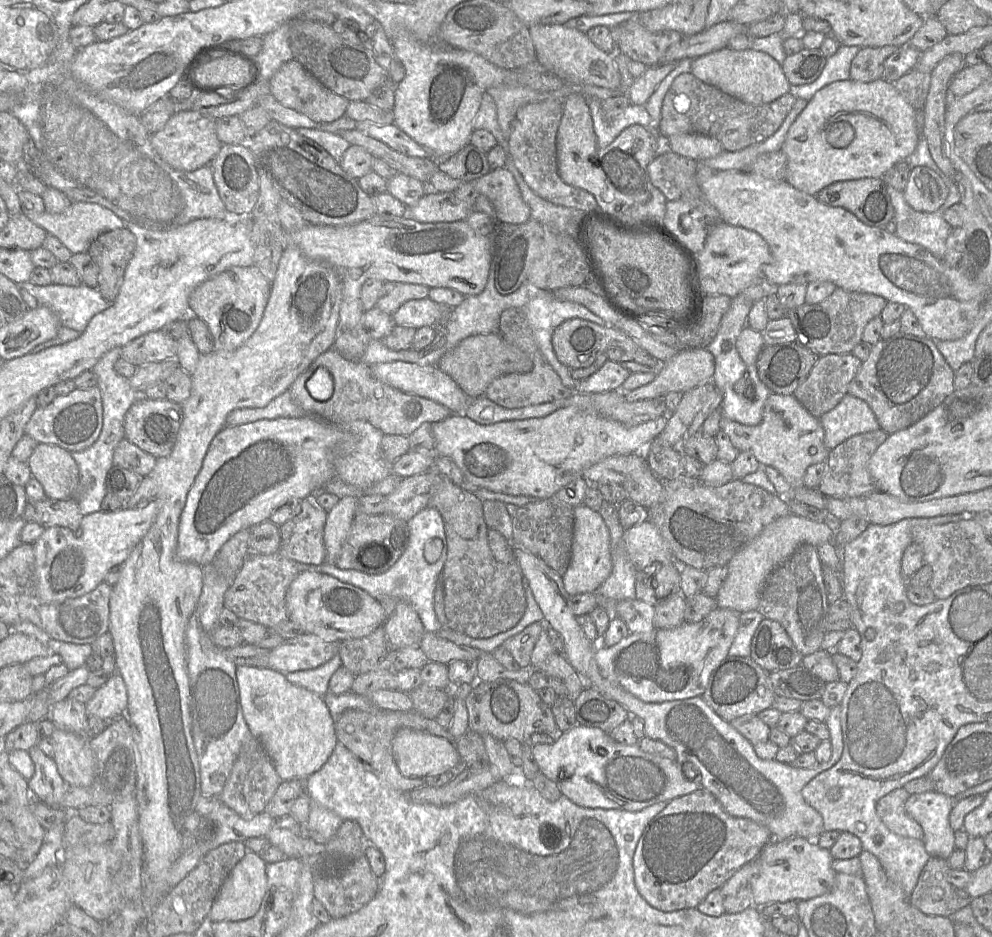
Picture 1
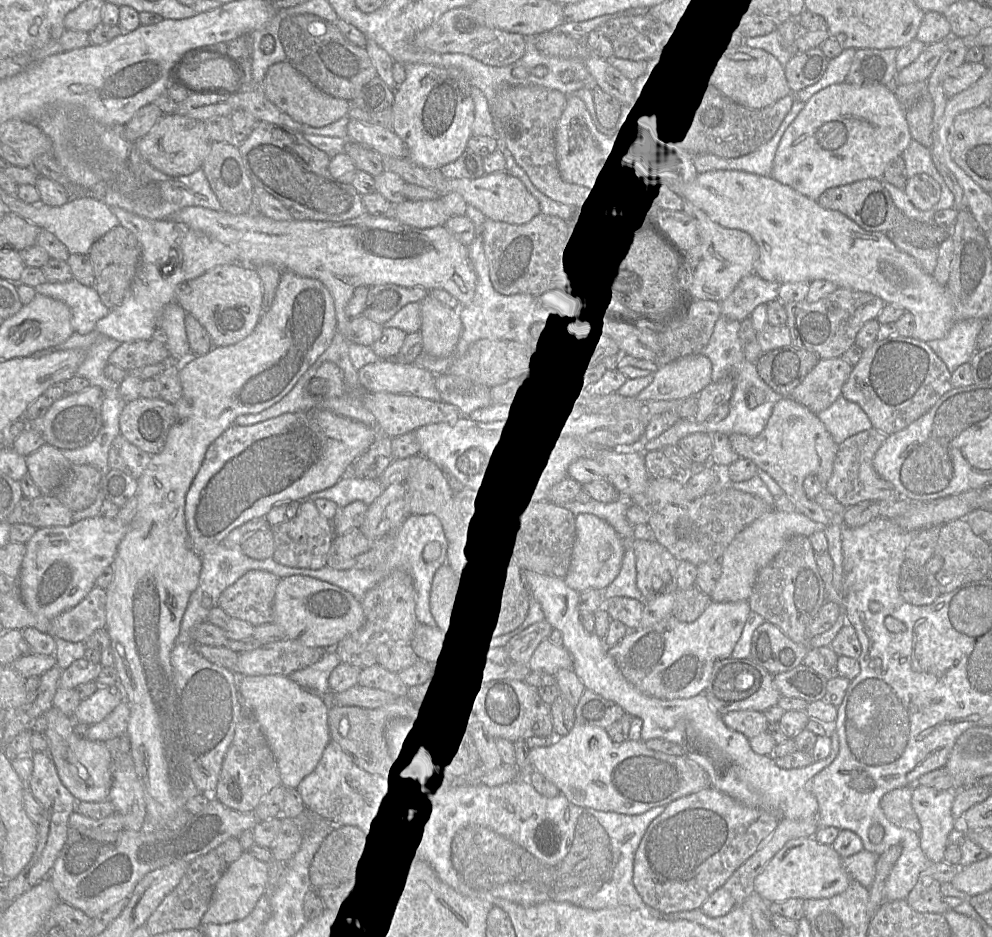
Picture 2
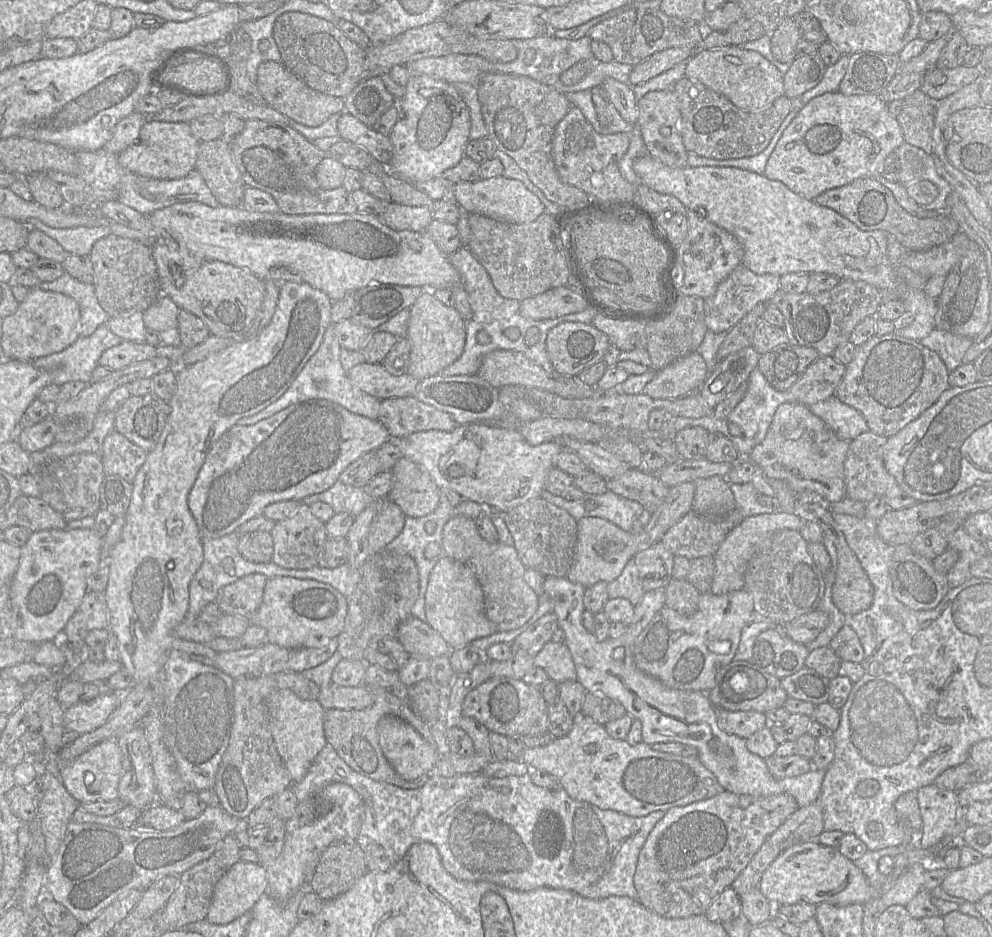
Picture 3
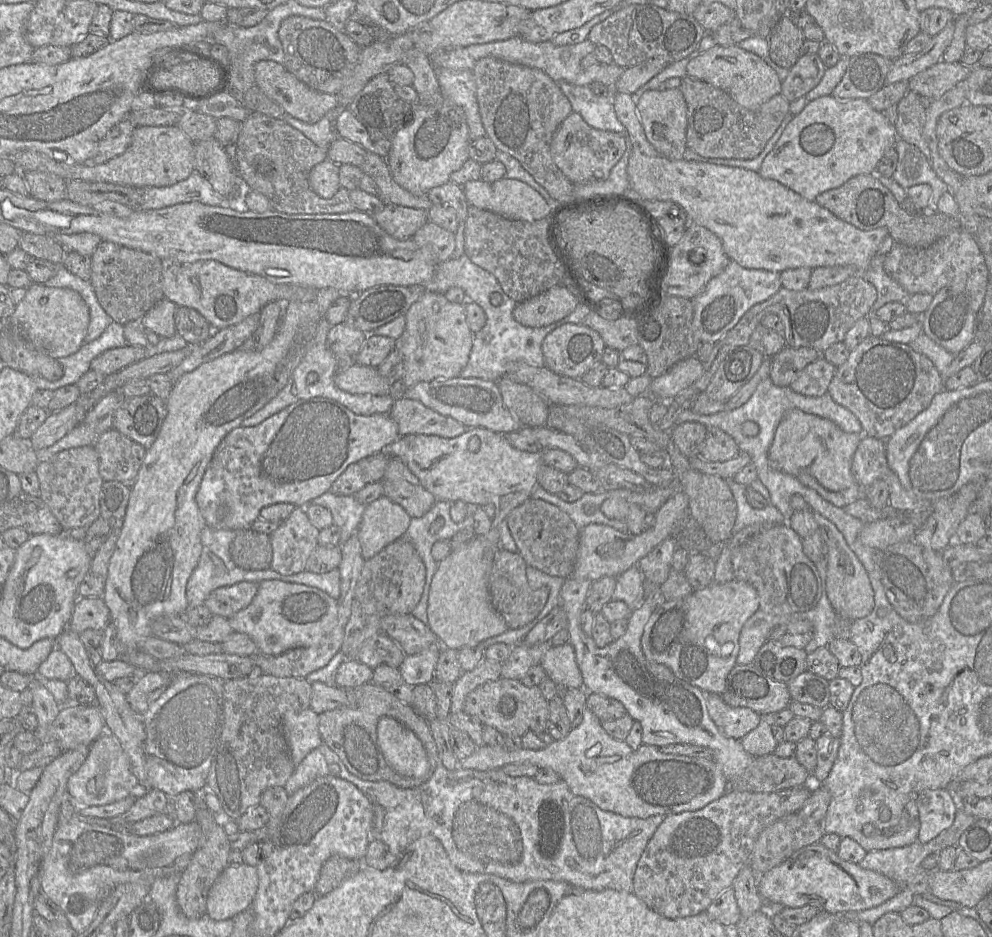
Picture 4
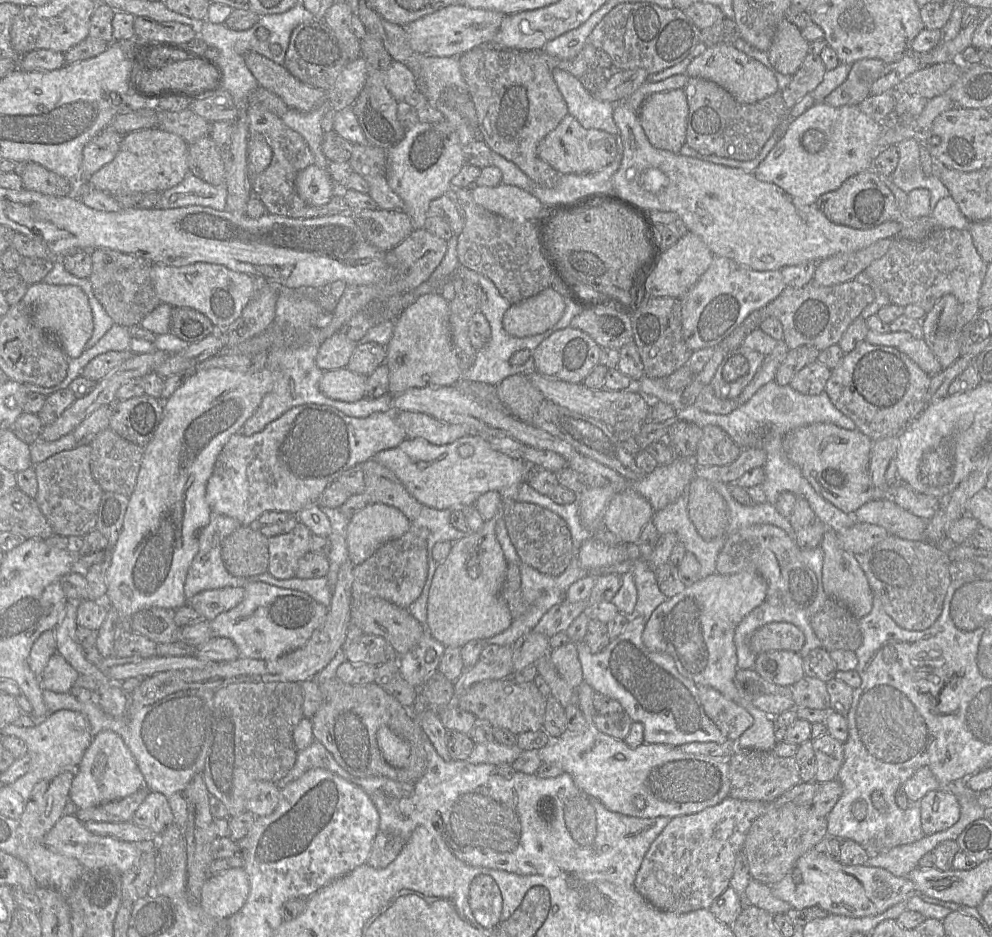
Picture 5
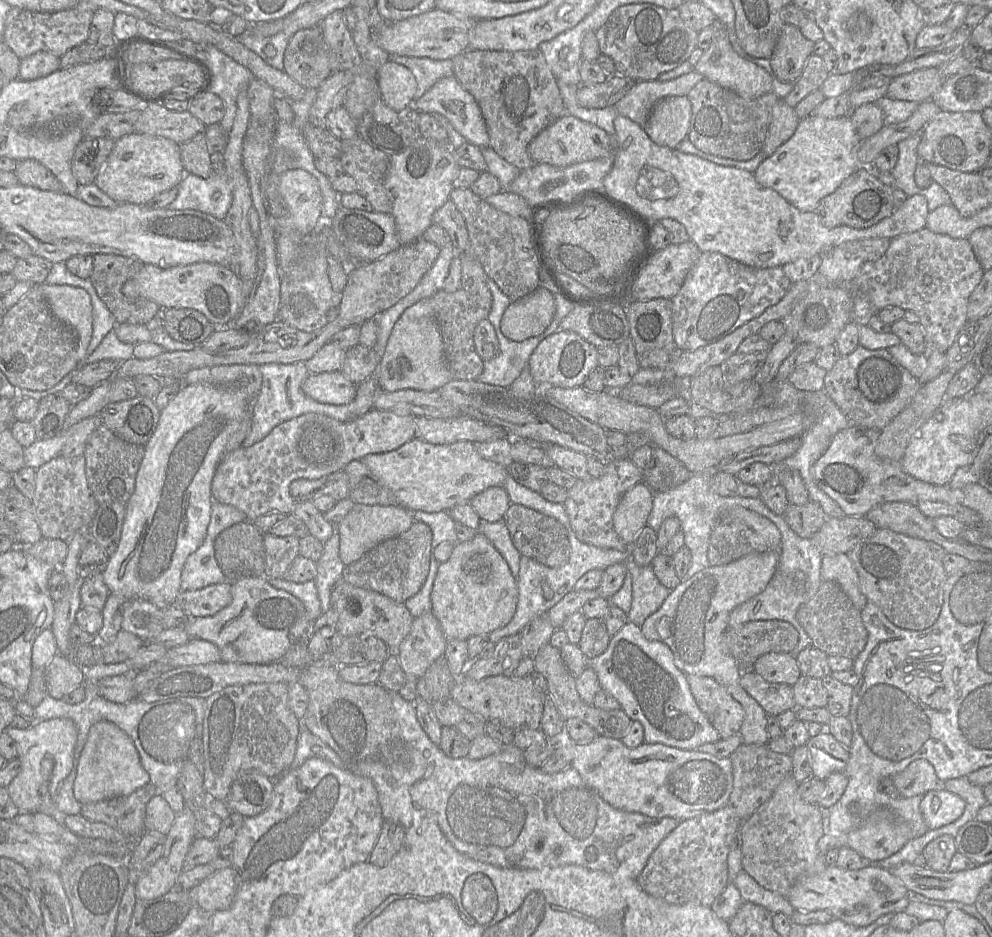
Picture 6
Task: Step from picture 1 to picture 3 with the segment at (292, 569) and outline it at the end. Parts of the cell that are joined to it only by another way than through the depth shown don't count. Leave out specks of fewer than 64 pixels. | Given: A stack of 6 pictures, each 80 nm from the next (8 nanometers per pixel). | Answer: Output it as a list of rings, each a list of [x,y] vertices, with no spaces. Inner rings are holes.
[[[254,573],[224,586],[218,592],[215,603],[225,615],[250,619],[262,603],[268,578]]]

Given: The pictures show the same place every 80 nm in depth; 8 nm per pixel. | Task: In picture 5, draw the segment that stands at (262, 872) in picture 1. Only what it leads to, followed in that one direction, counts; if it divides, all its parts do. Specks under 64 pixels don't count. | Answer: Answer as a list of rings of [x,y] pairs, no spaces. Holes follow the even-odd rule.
[[[229,868],[205,881],[200,905],[209,916],[227,919],[242,908],[249,891],[249,880],[244,869]]]

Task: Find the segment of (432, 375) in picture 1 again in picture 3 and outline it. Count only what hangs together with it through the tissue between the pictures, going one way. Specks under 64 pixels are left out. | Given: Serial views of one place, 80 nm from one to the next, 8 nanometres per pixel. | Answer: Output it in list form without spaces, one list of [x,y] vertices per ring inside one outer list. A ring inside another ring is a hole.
[[[360,363],[347,371],[350,381],[362,391],[378,398],[413,396],[420,380],[409,373],[390,374],[382,363]]]

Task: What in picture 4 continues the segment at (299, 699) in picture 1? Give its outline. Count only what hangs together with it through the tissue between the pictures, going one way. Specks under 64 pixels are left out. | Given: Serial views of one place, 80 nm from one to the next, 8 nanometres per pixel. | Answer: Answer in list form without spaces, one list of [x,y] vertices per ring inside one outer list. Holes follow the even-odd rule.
[[[311,708],[298,713],[287,712],[283,716],[282,731],[294,766],[323,743],[318,723],[319,715]]]

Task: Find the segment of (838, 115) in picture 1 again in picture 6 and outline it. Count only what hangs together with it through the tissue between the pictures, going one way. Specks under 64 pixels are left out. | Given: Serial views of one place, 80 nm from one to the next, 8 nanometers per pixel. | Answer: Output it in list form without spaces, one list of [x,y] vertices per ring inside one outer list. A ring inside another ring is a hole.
[[[808,115],[800,119],[794,134],[764,159],[753,173],[756,181],[771,188],[803,212],[816,212],[822,198],[833,193],[859,167],[858,146],[861,143],[849,115],[822,118]]]

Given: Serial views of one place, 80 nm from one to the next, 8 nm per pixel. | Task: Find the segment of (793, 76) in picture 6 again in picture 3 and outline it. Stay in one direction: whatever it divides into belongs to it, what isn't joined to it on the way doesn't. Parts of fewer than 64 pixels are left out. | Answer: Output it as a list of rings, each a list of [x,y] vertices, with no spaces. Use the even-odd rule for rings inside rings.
[[[786,16],[779,26],[771,33],[771,50],[774,58],[781,63],[792,63],[798,56],[796,47],[803,37],[793,17]]]

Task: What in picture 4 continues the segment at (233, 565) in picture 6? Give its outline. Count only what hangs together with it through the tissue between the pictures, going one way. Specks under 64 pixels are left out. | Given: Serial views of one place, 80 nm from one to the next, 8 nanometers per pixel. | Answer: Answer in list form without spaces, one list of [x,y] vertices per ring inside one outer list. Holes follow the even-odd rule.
[[[252,529],[238,531],[236,538],[229,547],[230,557],[241,569],[269,569],[272,561],[272,546],[270,536],[258,533]]]

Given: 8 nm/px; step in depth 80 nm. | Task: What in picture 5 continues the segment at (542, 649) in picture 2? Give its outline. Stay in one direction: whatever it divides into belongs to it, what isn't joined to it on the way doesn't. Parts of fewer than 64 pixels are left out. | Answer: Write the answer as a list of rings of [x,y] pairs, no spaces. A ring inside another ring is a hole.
[[[569,641],[565,645],[551,649],[549,656],[561,677],[569,686],[577,689],[583,682],[583,673],[576,644]]]

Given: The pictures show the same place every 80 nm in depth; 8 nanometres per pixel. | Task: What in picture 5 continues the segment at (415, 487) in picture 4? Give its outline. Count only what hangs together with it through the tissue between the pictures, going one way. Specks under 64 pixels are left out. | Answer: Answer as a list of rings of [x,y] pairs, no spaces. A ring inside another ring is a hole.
[[[374,459],[361,464],[364,491],[369,503],[382,503],[399,509],[410,521],[417,518],[424,507],[404,487],[396,475]]]

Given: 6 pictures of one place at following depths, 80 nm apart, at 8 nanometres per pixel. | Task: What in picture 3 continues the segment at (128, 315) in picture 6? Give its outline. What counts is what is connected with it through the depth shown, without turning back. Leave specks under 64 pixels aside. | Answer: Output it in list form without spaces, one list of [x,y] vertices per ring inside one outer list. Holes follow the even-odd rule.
[[[110,233],[94,243],[89,257],[98,301],[110,317],[144,312],[160,297],[160,279],[148,244]]]

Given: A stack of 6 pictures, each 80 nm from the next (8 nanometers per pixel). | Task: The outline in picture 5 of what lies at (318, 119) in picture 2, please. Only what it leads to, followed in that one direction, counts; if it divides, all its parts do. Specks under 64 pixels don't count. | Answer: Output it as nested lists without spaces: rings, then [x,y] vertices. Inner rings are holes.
[[[246,51],[244,61],[259,86],[282,98],[289,108],[309,112],[327,100],[326,91],[301,82],[284,65],[254,51]]]

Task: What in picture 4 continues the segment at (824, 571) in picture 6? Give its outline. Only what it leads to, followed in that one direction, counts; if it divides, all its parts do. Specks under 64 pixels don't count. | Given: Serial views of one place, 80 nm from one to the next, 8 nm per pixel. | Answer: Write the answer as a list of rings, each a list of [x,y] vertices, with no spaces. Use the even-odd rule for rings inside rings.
[[[814,513],[814,518],[828,547],[826,591],[833,609],[839,617],[851,621],[866,617],[874,607],[874,592],[867,571],[835,524],[819,513]]]

